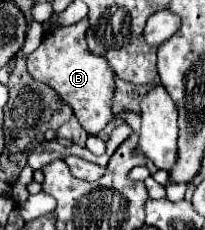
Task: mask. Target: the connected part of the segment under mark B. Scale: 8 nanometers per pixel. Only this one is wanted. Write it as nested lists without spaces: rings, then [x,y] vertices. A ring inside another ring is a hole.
[[[87,18],[81,22],[59,28],[45,36],[41,46],[29,54],[27,58],[27,70],[33,78],[39,82],[47,82],[65,102],[71,104],[79,124],[87,130],[87,134],[99,134],[113,118],[111,114],[111,98],[113,98],[113,70],[107,66],[107,60],[101,56],[95,56],[87,50],[85,44],[85,30],[87,30]]]

